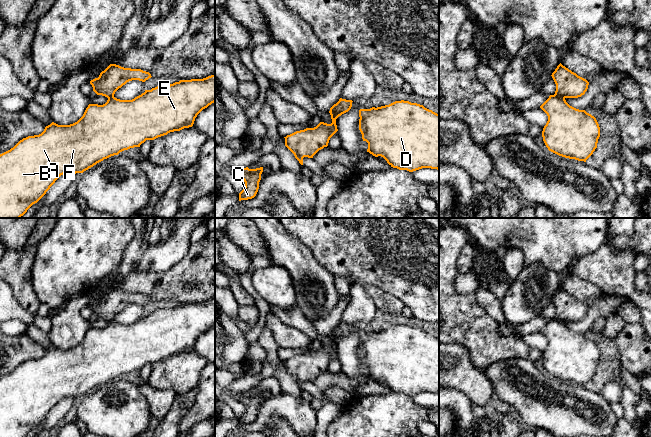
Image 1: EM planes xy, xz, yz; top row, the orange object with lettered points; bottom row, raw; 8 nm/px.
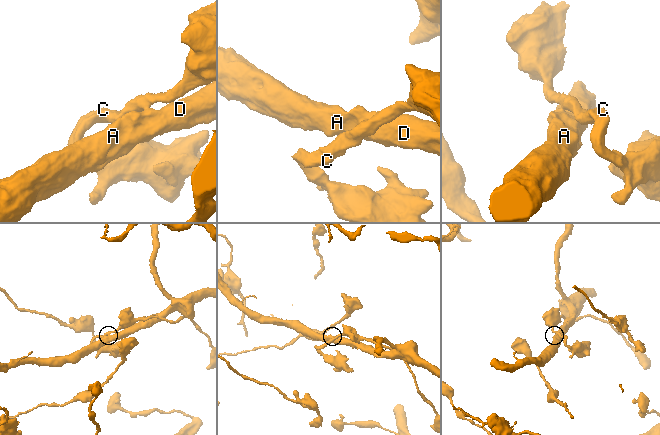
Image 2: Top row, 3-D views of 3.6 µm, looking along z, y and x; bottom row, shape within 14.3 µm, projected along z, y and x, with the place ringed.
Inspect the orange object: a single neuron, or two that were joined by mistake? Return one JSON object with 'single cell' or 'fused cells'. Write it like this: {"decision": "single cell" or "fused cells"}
{"decision": "fused cells"}

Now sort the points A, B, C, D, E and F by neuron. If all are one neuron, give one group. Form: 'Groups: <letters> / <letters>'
Groups: A B D E F / C

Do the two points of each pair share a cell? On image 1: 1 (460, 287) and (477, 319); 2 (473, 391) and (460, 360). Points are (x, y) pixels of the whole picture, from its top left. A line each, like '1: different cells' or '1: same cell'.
1: different cells
2: same cell

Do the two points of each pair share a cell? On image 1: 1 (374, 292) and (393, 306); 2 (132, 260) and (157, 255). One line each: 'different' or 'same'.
1: same
2: same

